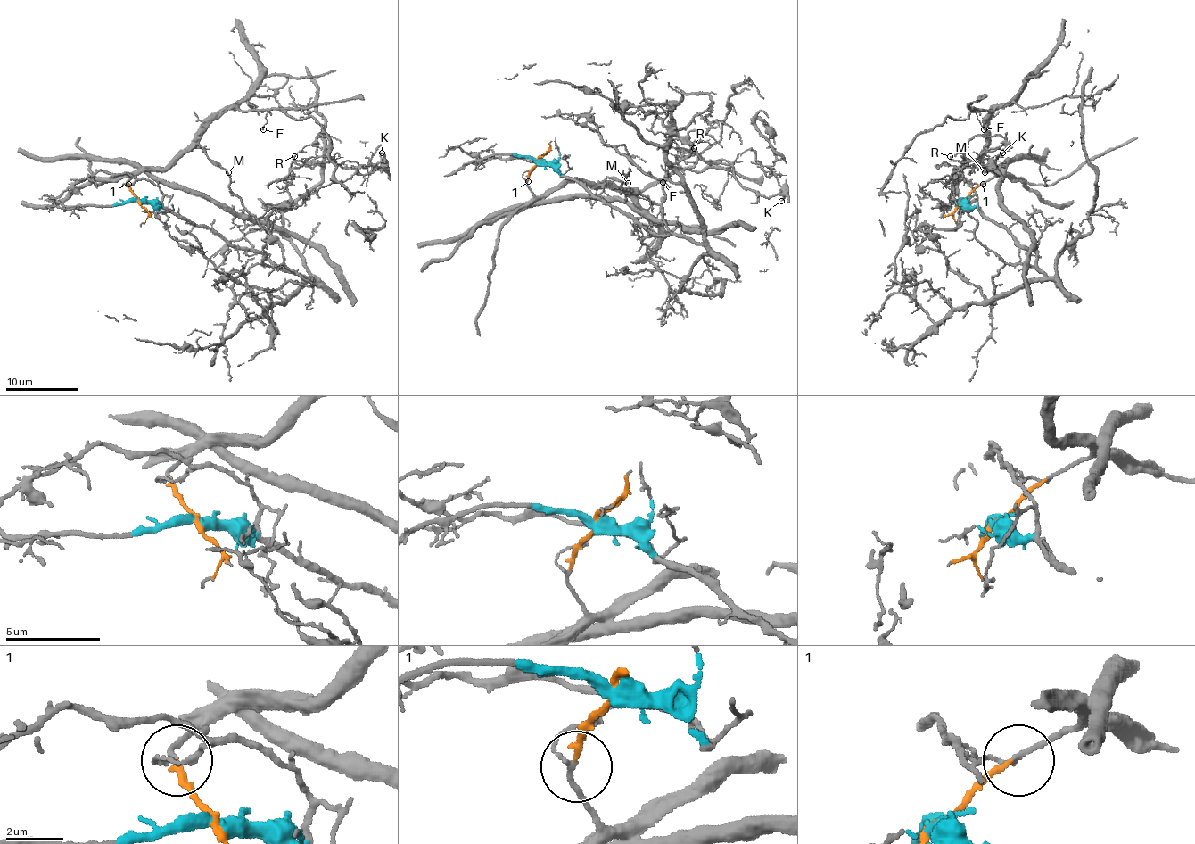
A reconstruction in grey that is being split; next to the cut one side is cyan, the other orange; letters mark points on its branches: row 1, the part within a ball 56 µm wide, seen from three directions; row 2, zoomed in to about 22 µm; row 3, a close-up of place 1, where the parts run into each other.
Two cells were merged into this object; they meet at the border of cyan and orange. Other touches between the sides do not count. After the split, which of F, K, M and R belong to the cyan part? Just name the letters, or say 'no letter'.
K, R

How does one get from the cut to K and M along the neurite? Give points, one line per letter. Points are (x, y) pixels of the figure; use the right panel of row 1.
K: (961, 200), (1033, 249), (1033, 266), (1001, 262), (954, 196), (954, 170), (978, 161), (998, 174), (1001, 152)
M: (961, 200), (998, 174), (984, 167), (987, 144), (980, 155), (980, 163), (985, 172)

